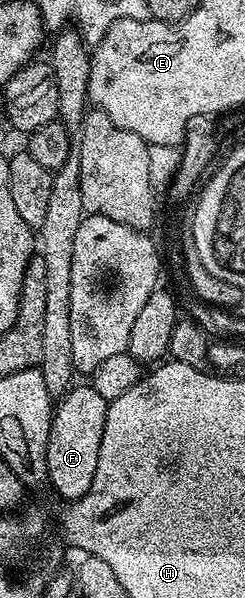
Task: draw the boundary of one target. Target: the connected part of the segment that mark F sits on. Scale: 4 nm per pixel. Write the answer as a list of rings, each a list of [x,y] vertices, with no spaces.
[[[74,385],[60,397],[60,402],[49,428],[47,442],[44,441],[44,471],[48,483],[56,492],[72,502],[83,498],[92,486],[96,474],[97,456],[100,452],[101,436],[107,415],[105,399],[92,385]]]

